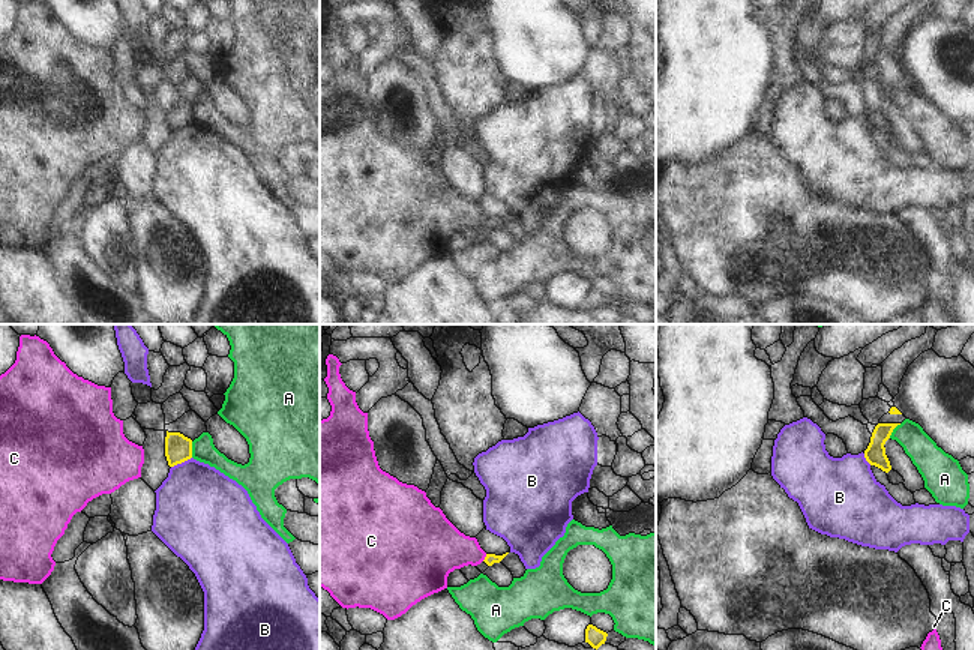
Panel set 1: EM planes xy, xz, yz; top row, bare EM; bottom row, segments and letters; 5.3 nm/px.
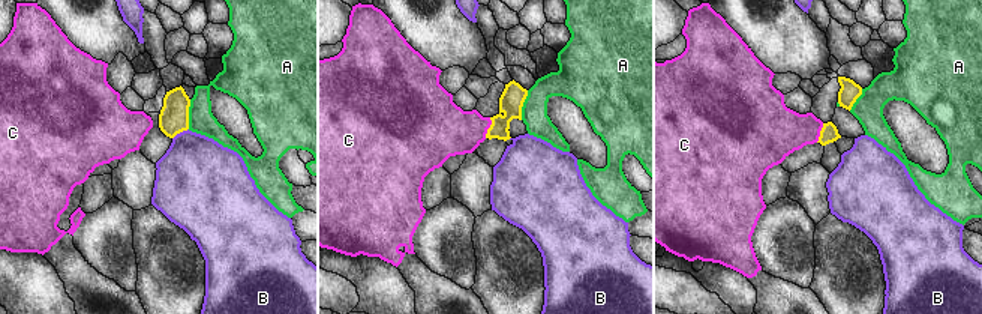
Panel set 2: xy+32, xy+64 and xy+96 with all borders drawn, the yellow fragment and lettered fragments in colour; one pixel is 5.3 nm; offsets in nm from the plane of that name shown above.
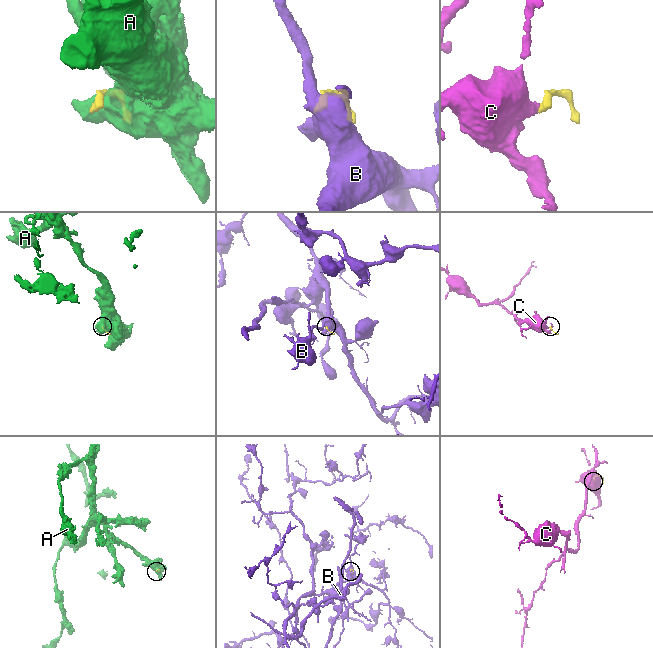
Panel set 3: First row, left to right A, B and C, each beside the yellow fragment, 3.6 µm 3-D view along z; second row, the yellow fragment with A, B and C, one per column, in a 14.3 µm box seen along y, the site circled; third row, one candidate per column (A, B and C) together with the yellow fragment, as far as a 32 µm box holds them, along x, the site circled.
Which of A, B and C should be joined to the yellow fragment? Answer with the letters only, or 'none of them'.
C

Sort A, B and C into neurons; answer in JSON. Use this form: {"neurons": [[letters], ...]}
{"neurons": [["A"], ["B"], ["C"]]}

